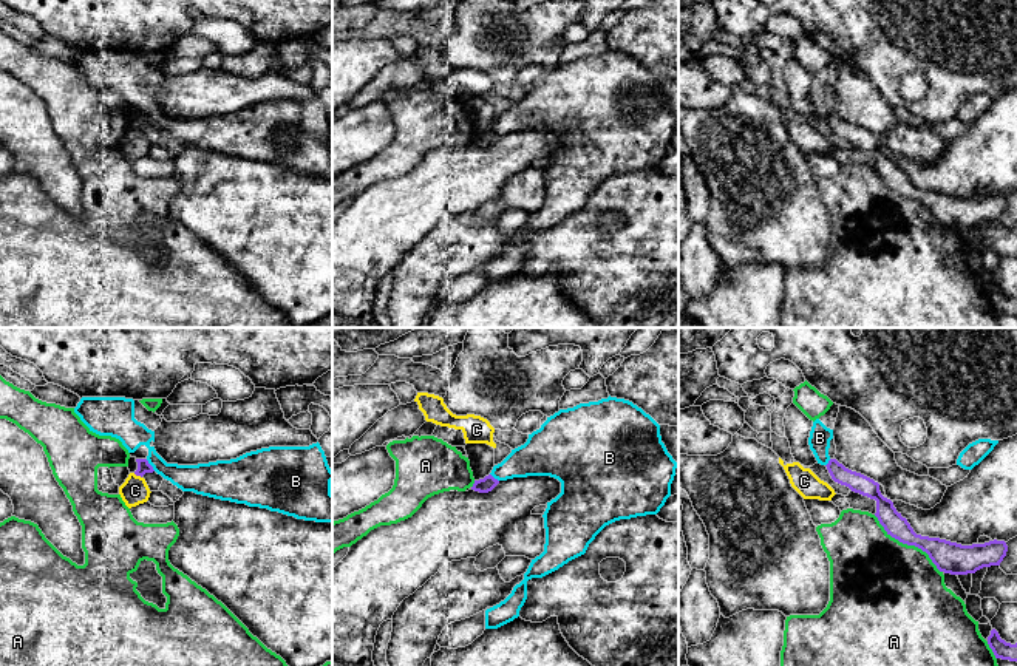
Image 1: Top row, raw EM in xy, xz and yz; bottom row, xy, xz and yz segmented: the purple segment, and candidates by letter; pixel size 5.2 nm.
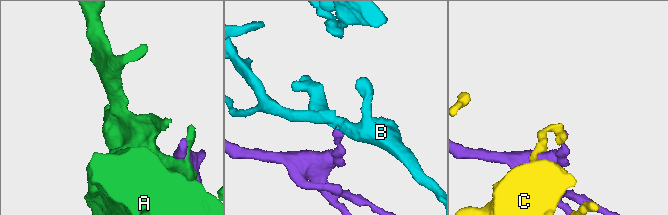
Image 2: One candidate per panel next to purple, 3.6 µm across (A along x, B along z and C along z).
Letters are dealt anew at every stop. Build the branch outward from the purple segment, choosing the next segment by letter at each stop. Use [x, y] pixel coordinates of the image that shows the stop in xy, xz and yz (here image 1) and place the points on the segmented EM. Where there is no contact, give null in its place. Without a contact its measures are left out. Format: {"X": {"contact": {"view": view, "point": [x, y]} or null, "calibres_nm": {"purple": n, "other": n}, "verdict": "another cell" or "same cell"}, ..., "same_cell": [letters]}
{"A": {"contact": {"view": "yz", "point": [908, 544]}, "calibres_nm": {"purple": 160, "other": 500}, "verdict": "another cell"}, "B": {"contact": {"view": "xy", "point": [150, 465]}, "calibres_nm": {"purple": 70, "other": 140}, "verdict": "another cell"}, "C": {"contact": {"view": "xy", "point": [138, 475]}, "calibres_nm": {"purple": 70, "other": 140}, "verdict": "another cell"}, "same_cell": []}

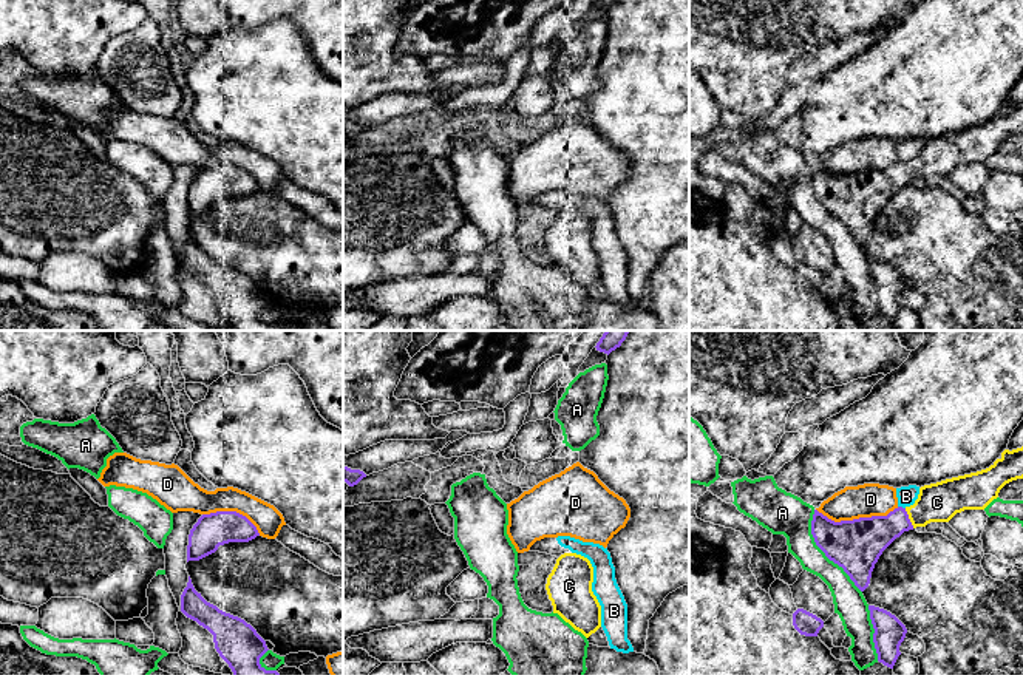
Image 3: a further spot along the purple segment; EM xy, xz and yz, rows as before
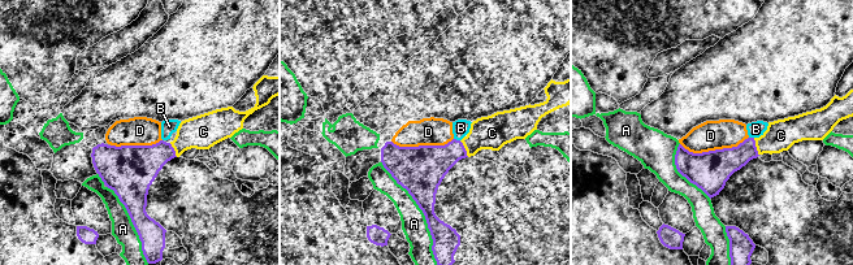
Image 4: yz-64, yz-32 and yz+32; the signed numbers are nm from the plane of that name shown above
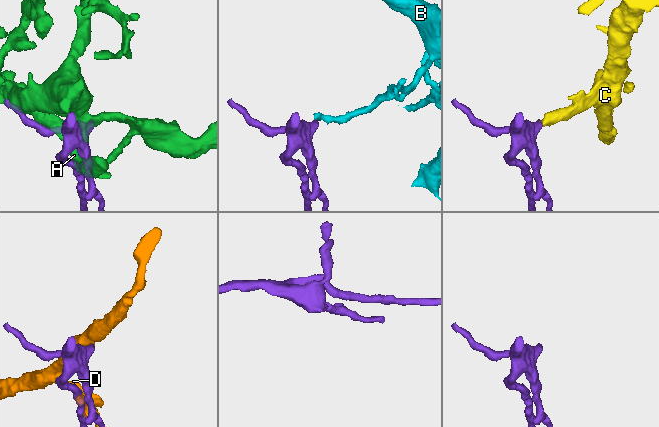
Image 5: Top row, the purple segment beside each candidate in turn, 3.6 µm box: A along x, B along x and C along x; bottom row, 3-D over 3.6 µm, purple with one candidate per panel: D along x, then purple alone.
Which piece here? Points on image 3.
{"A": {"contact": {"view": "yz", "point": [824, 552]}, "calibres_nm": {"purple": 260, "other": 200}, "verdict": "another cell"}, "B": {"contact": {"view": "yz", "point": [901, 507]}, "calibres_nm": {"purple": 220, "other": 100}, "verdict": "another cell"}, "C": {"contact": {"view": "yz", "point": [907, 518]}, "calibres_nm": {"purple": 220, "other": 200}, "verdict": "same cell"}, "D": {"contact": {"view": "yz", "point": [856, 519]}, "calibres_nm": {"purple": 260, "other": 180}, "verdict": "another cell"}, "same_cell": ["C"]}

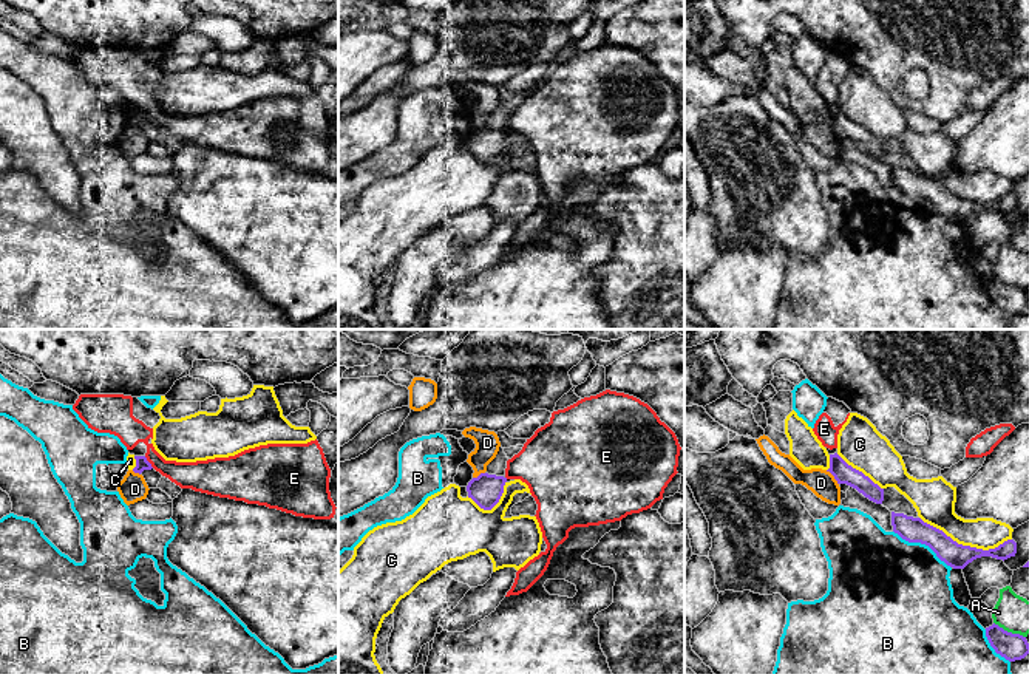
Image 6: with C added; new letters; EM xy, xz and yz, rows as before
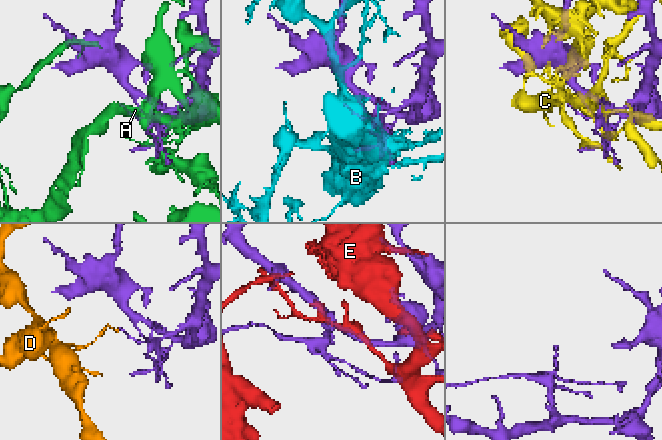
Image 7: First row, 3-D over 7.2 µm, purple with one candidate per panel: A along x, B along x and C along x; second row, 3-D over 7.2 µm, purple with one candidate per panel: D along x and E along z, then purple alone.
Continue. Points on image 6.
{"A": {"contact": {"view": "yz", "point": [1009, 633]}, "calibres_nm": {"purple": 140, "other": 190}, "verdict": "another cell"}, "B": {"contact": {"view": "yz", "point": [923, 543]}, "calibres_nm": {"purple": 130, "other": 460}, "verdict": "another cell"}, "C": {"contact": {"view": "yz", "point": [966, 546]}, "calibres_nm": {"purple": 130, "other": 180}, "verdict": "another cell"}, "D": {"contact": {"view": "yz", "point": [833, 475]}, "calibres_nm": {"purple": 110, "other": 140}, "verdict": "another cell"}, "E": {"contact": {"view": "xy", "point": [149, 462]}, "calibres_nm": {"purple": 70, "other": 140}, "verdict": "another cell"}, "same_cell": []}

